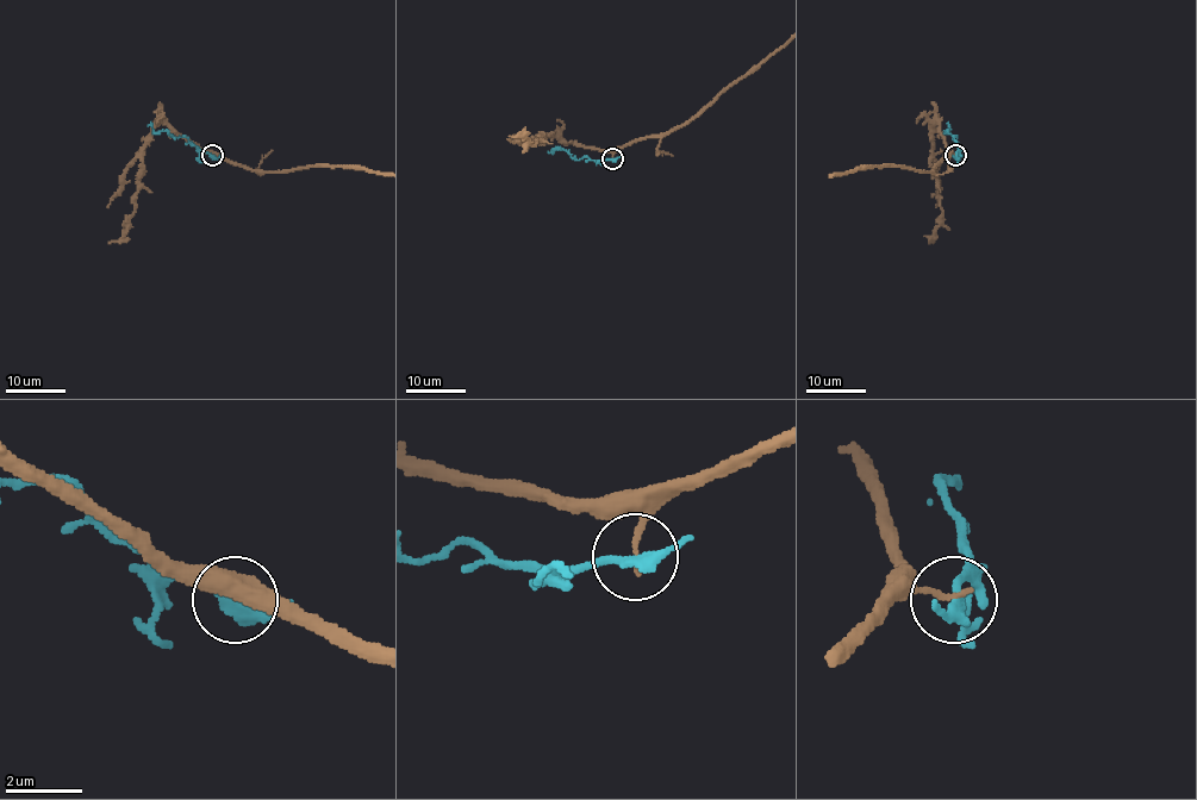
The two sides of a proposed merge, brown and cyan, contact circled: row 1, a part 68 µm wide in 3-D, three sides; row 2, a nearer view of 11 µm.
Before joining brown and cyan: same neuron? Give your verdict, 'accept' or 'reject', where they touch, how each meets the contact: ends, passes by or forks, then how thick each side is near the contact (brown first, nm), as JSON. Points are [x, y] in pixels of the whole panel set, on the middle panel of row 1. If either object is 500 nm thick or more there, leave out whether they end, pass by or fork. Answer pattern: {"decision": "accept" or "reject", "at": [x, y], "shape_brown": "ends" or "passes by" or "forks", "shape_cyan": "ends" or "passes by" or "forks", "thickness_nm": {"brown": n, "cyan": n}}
{"decision": "reject", "at": [612, 158], "shape_brown": "ends", "shape_cyan": "passes by", "thickness_nm": {"brown": 150, "cyan": 280}}

